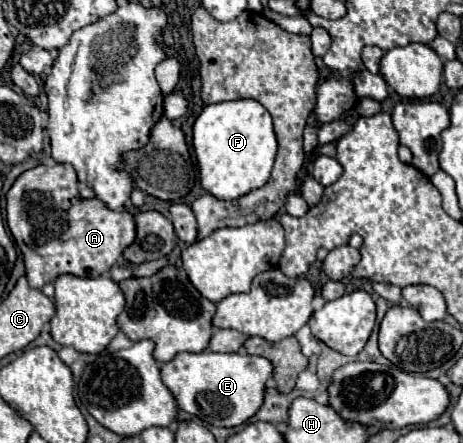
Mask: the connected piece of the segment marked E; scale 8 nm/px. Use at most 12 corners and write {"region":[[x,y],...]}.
{"region":[[179,353],[161,379],[179,409],[237,427],[265,399],[271,361]]}

